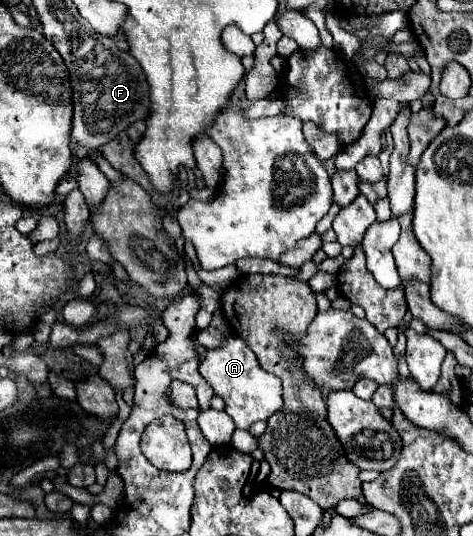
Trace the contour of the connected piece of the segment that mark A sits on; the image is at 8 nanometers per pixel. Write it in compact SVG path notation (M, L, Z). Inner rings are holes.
M232 334L220 348L206 352L204 362L200 364L200 374L212 386L214 394L224 400L224 412L240 430L250 430L258 420L266 422L282 408L282 382L260 368L254 352L236 334Z

